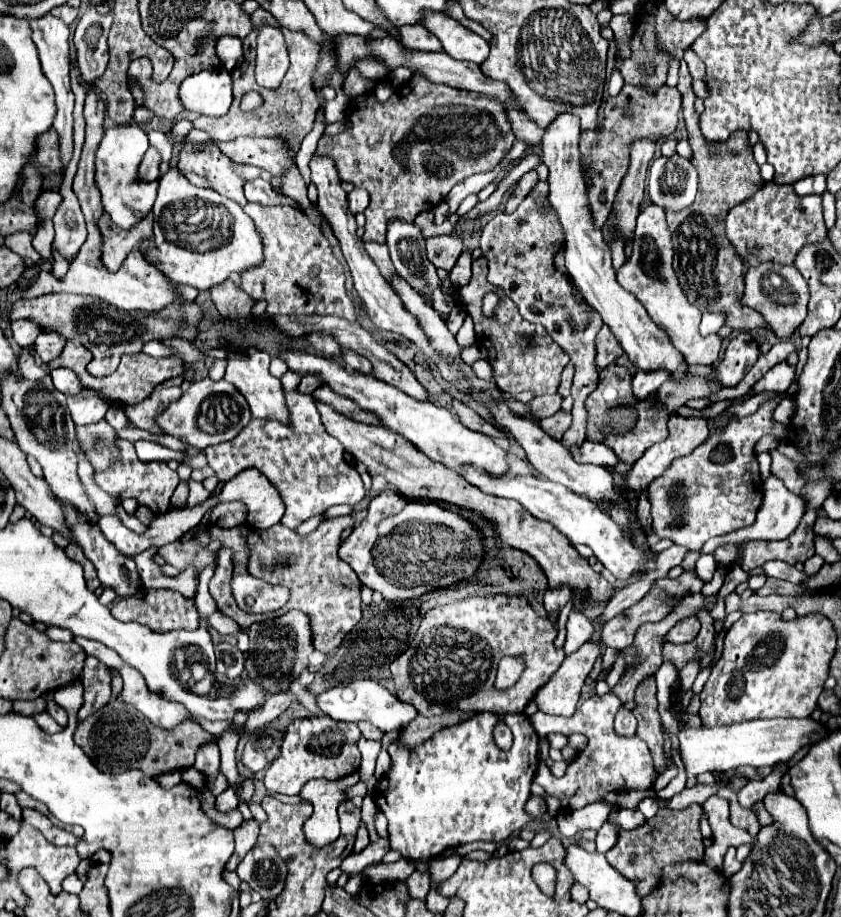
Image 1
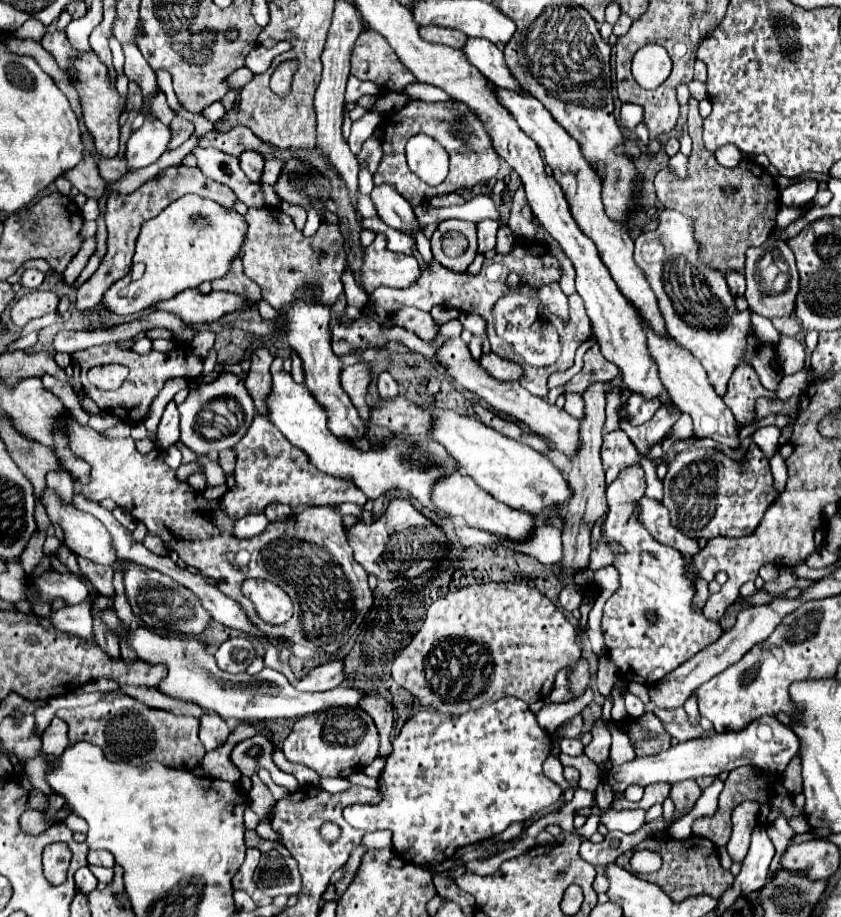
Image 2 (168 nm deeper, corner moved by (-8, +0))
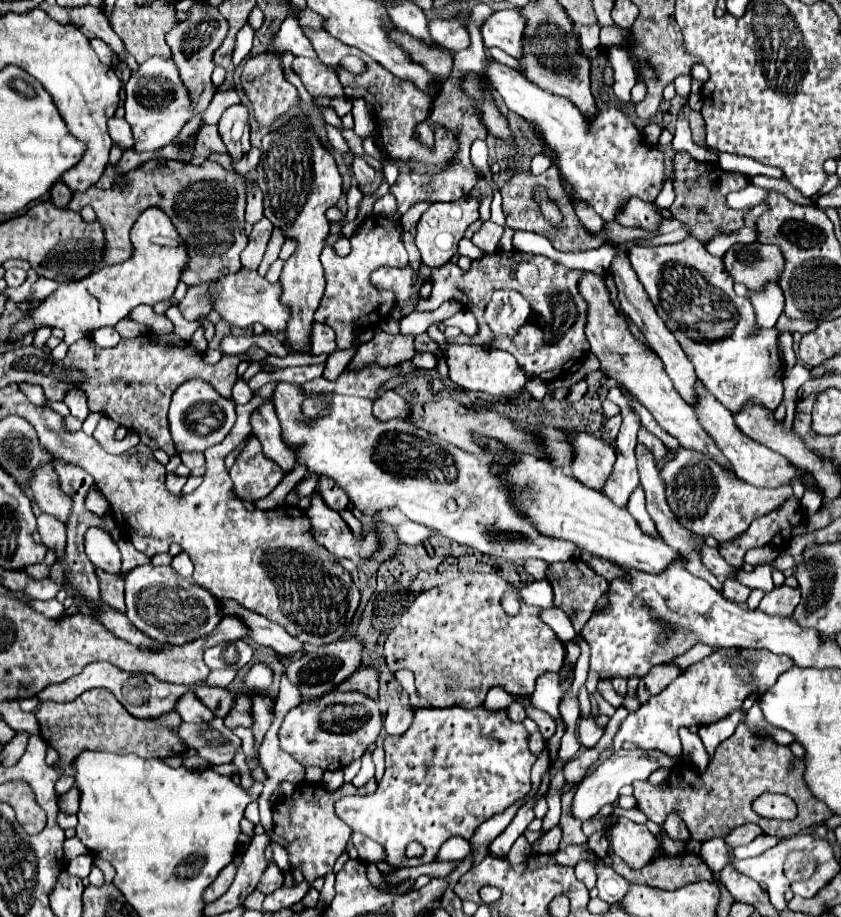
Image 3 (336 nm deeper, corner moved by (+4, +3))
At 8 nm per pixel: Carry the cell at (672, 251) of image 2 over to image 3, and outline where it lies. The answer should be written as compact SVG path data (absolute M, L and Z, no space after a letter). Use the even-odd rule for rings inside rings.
M687 238L685 242L669 246L633 246L629 250L629 260L645 292L655 304L659 318L677 336L687 358L693 362L699 380L725 408L729 408L733 414L739 414L739 410L743 410L747 402L755 402L759 406L765 406L767 410L775 410L781 404L785 372L777 354L777 336L781 334L781 330L759 332L757 336L749 334L755 324L751 302L749 298L739 298L733 292L731 274L723 268L721 258L711 256L697 238Z

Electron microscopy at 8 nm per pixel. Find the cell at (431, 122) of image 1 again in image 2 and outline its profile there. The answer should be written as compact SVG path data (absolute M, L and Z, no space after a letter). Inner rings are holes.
M409 101L403 109L389 113L383 127L383 159L373 173L373 183L383 185L391 183L391 187L397 187L397 191L411 203L411 207L417 207L425 203L429 197L453 193L457 189L469 189L481 181L487 181L497 175L499 171L499 153L495 151L491 143L491 135L487 135L485 123L461 101L447 101L447 103L427 103L427 101ZM417 133L425 133L439 141L447 153L449 153L449 175L441 185L423 185L419 179L415 179L409 173L407 161L405 161L405 143Z

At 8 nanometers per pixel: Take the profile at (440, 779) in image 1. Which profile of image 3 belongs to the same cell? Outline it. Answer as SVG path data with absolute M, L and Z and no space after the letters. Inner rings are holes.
M483 706L479 708L473 708L473 710L467 710L467 708L443 708L443 710L429 710L429 708L423 708L423 710L417 710L415 712L415 718L413 718L413 724L411 728L401 734L401 736L387 736L385 738L385 762L387 762L387 770L385 770L385 776L383 780L379 782L375 794L369 794L369 796L347 796L347 798L341 798L337 804L335 804L335 810L337 810L337 816L351 826L353 832L363 832L367 838L375 840L377 844L383 846L385 850L385 862L393 868L405 868L405 866L419 866L419 864L429 864L435 860L441 844L451 838L451 836L463 836L465 840L471 840L471 836L475 834L475 830L479 828L479 824L483 824L485 820L489 820L491 816L495 814L501 814L505 812L513 802L517 802L519 798L523 798L529 790L531 790L531 766L535 764L535 756L529 752L529 744L527 744L527 730L523 724L519 722L511 722L505 714L505 710L499 710L499 712L489 712L485 710ZM409 842L419 842L423 844L425 848L425 854L421 858L407 858L405 856L405 848Z

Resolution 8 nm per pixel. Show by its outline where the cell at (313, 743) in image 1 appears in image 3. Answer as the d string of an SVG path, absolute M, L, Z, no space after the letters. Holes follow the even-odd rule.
M335 692L291 708L279 728L279 742L303 766L315 764L323 770L343 770L361 758L369 744L377 742L381 730L379 706L359 692Z

